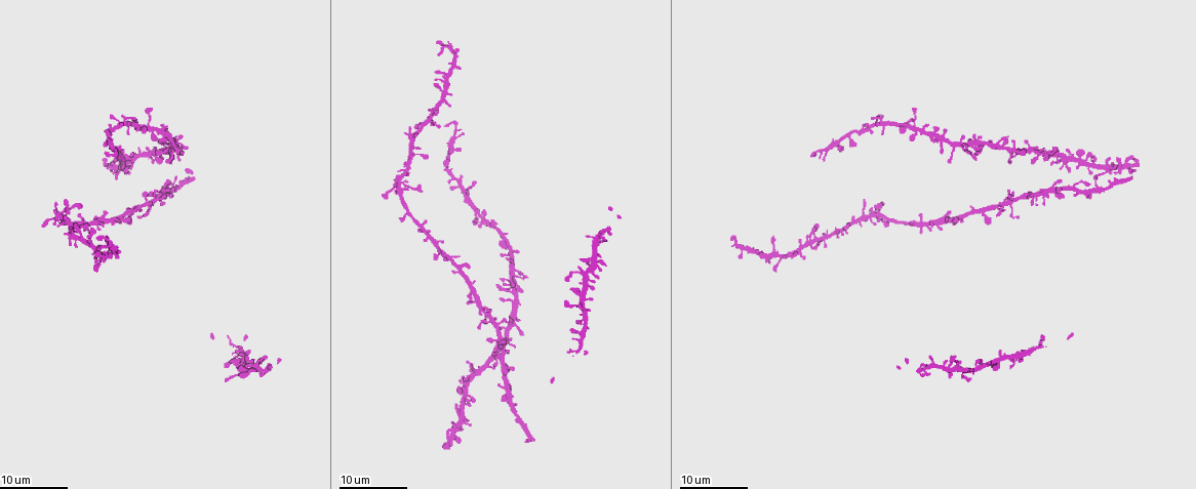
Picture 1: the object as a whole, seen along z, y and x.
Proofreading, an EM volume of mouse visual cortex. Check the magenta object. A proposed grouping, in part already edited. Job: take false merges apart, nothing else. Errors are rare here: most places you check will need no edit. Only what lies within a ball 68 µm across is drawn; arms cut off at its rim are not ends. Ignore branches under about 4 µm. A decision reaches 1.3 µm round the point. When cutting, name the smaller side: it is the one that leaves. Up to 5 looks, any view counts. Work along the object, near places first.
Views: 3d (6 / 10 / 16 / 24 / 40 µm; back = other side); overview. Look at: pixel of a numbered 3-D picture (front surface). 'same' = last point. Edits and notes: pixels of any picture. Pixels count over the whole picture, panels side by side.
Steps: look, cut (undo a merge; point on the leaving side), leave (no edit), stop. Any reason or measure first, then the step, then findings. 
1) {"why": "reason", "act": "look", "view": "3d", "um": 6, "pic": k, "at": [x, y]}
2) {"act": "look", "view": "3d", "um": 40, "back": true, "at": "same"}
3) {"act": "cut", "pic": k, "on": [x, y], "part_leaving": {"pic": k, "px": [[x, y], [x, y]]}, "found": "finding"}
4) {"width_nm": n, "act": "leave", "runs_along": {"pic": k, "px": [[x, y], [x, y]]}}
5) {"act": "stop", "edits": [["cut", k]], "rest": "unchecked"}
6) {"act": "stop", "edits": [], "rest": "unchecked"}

{"act": "look", "view": "3d", "um": 24, "pic": 1, "at": [462, 265]}

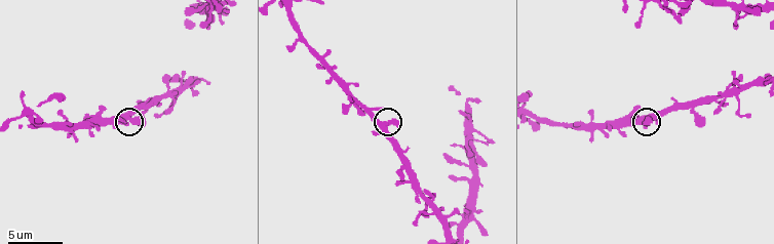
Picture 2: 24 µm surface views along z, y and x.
{"act": "look", "view": "3d", "um": 6, "pic": 2, "at": [384, 121]}

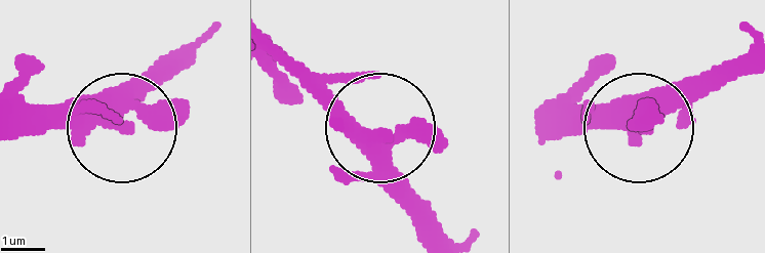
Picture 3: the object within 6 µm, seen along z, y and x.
{"why": "from behind", "act": "look", "view": "3d", "um": 6, "back": true, "pic": 3, "at": [381, 134]}

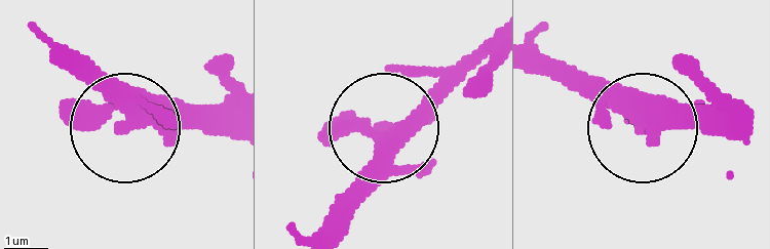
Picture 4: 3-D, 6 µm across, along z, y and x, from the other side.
{"act": "leave", "found": "all the same neuron"}

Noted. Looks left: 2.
{"why": "two arms at a narrow angle", "act": "look", "view": "3d", "um": 10, "pic": 2, "at": [467, 134]}

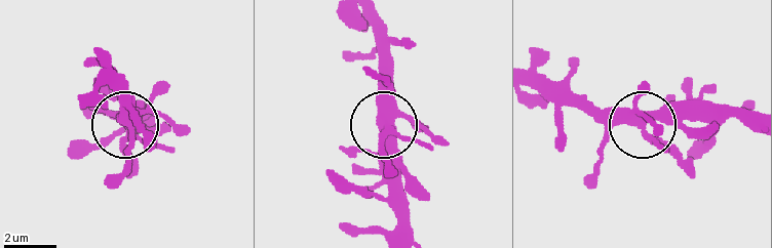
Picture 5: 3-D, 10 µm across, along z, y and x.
{"act": "leave", "found": "continuous, no second neuron"}

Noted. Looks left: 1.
{"act": "look", "view": "3d", "um": 10, "pic": 2, "at": [160, 97]}

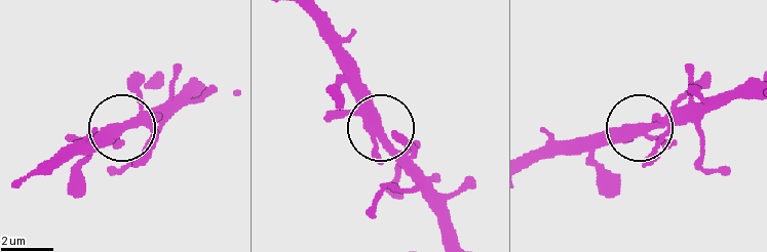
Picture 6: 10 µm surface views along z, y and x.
{"width_nm": 300, "act": "leave", "found": "one neuron here"}

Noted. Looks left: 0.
{"act": "stop", "edits": [], "rest": "unchecked"}

